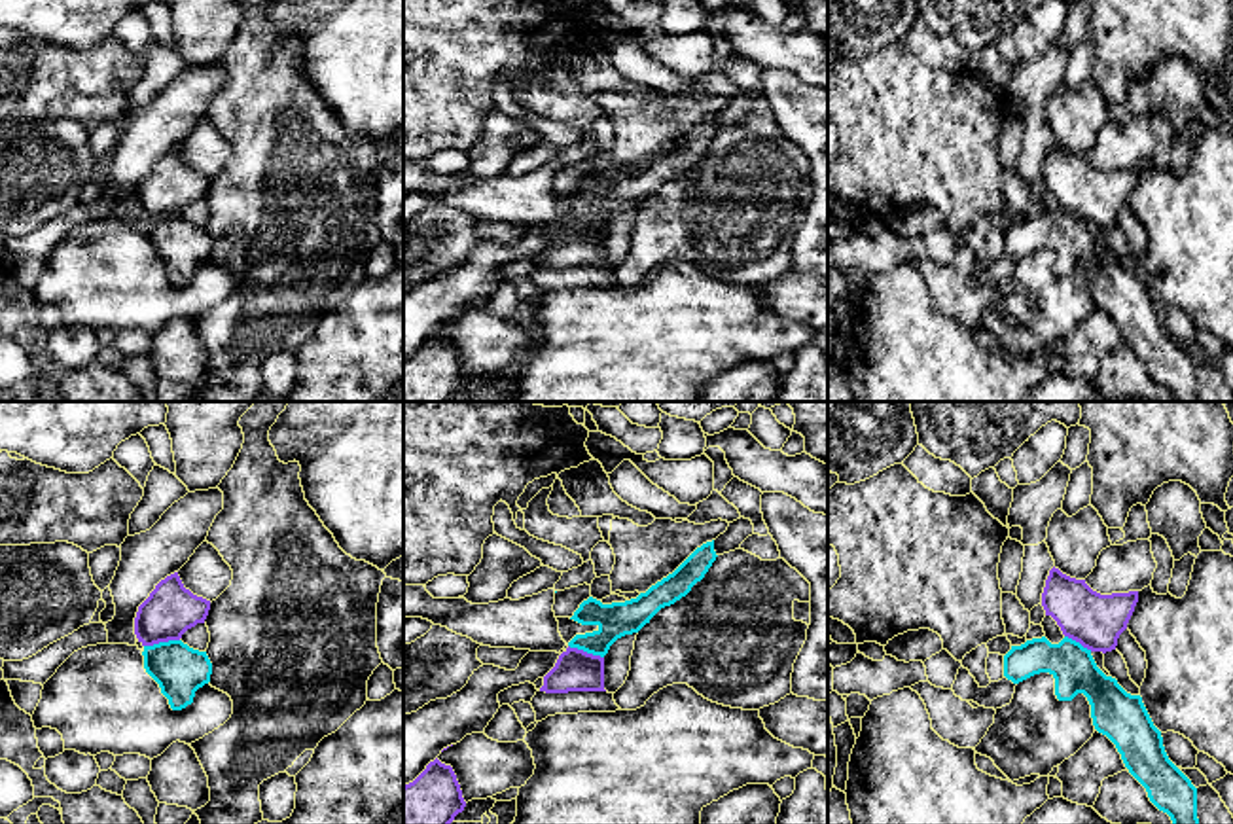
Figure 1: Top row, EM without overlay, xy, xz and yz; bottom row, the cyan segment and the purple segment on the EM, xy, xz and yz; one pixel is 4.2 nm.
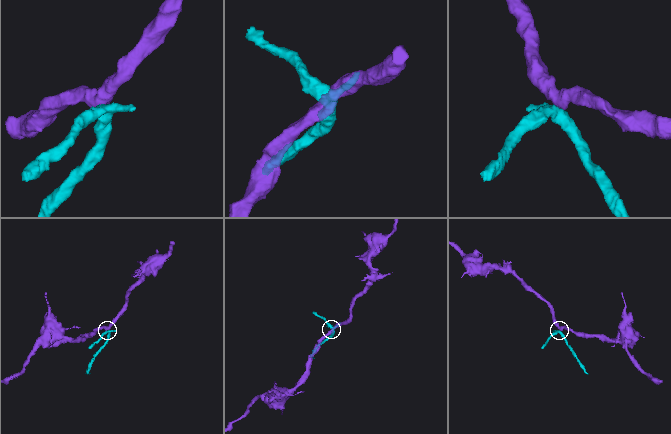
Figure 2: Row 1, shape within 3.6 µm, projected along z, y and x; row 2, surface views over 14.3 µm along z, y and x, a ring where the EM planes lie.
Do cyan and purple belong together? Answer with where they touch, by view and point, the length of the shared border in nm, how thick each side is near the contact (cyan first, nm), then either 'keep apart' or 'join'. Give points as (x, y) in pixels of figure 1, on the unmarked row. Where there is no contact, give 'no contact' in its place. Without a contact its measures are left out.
contact xy (161, 218); length 160 nm; calibres 220 and 220 nm; keep apart

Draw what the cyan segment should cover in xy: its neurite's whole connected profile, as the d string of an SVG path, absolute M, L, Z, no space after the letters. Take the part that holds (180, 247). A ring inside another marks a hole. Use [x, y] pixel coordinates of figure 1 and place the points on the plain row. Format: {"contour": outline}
{"contour": "M182 216L144 222L144 244L159 260L172 286L193 278L195 267L210 258L212 239Z"}

